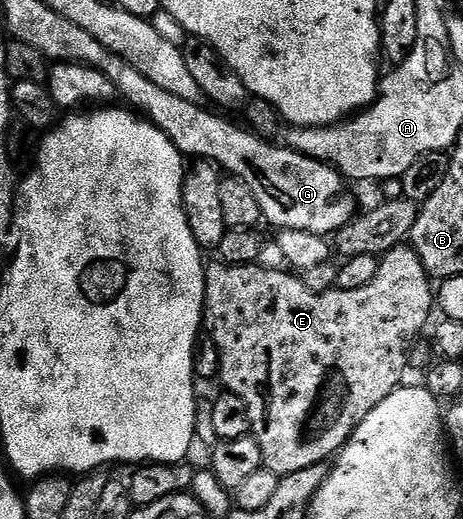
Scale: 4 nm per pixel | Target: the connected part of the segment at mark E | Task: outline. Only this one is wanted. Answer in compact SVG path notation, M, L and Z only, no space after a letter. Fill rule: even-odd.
M401 245L387 251L380 259L380 271L374 277L374 281L370 281L370 285L362 285L362 289L345 291L333 289L326 293L314 293L306 289L306 285L291 270L275 271L272 267L264 266L251 263L230 265L219 261L209 262L204 272L202 327L207 338L212 339L218 349L220 358L218 379L219 382L224 382L223 390L236 397L248 411L250 435L260 447L263 470L270 471L277 477L283 477L290 473L298 473L300 469L310 469L319 463L328 463L356 432L356 427L362 425L366 417L370 417L373 409L382 405L382 401L386 401L386 397L390 397L390 393L394 393L397 387L405 382L404 370L409 370L409 355L417 346L416 338L419 337L420 330L427 325L428 318L432 315L432 307L434 311L434 287L411 245Z

